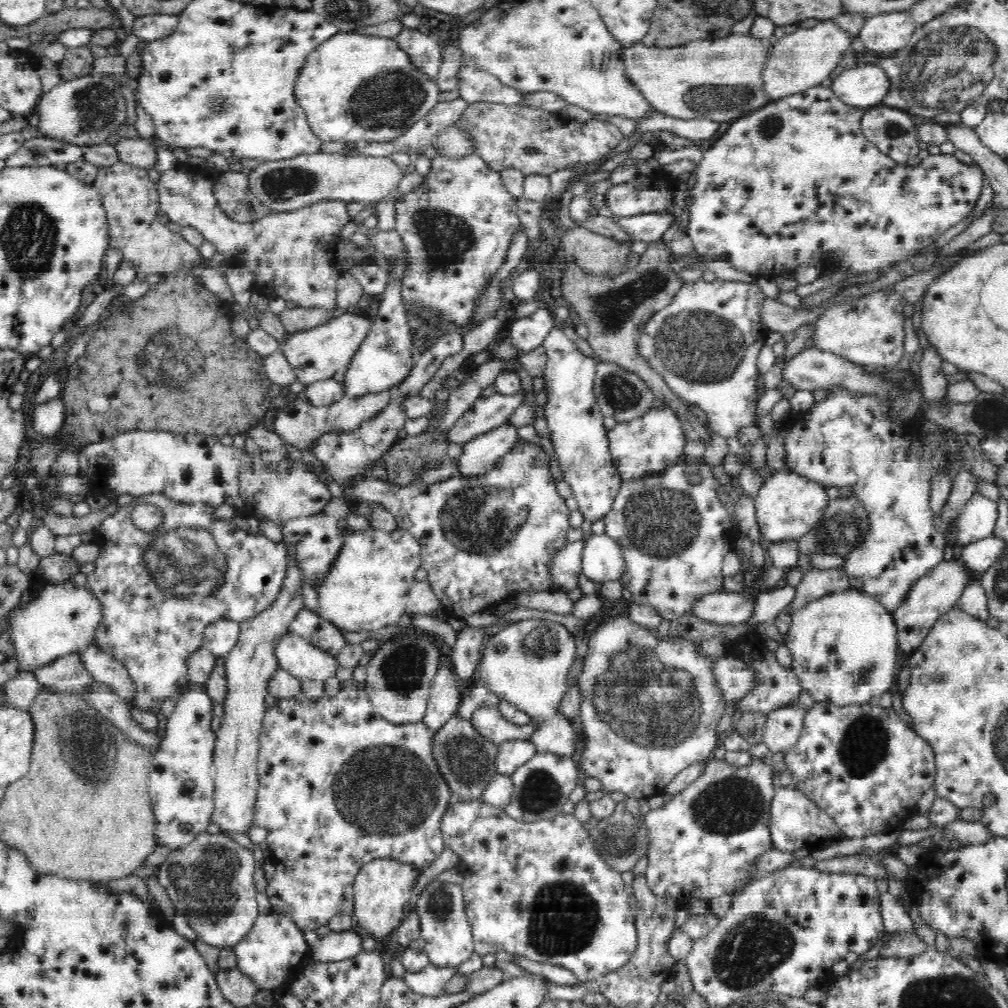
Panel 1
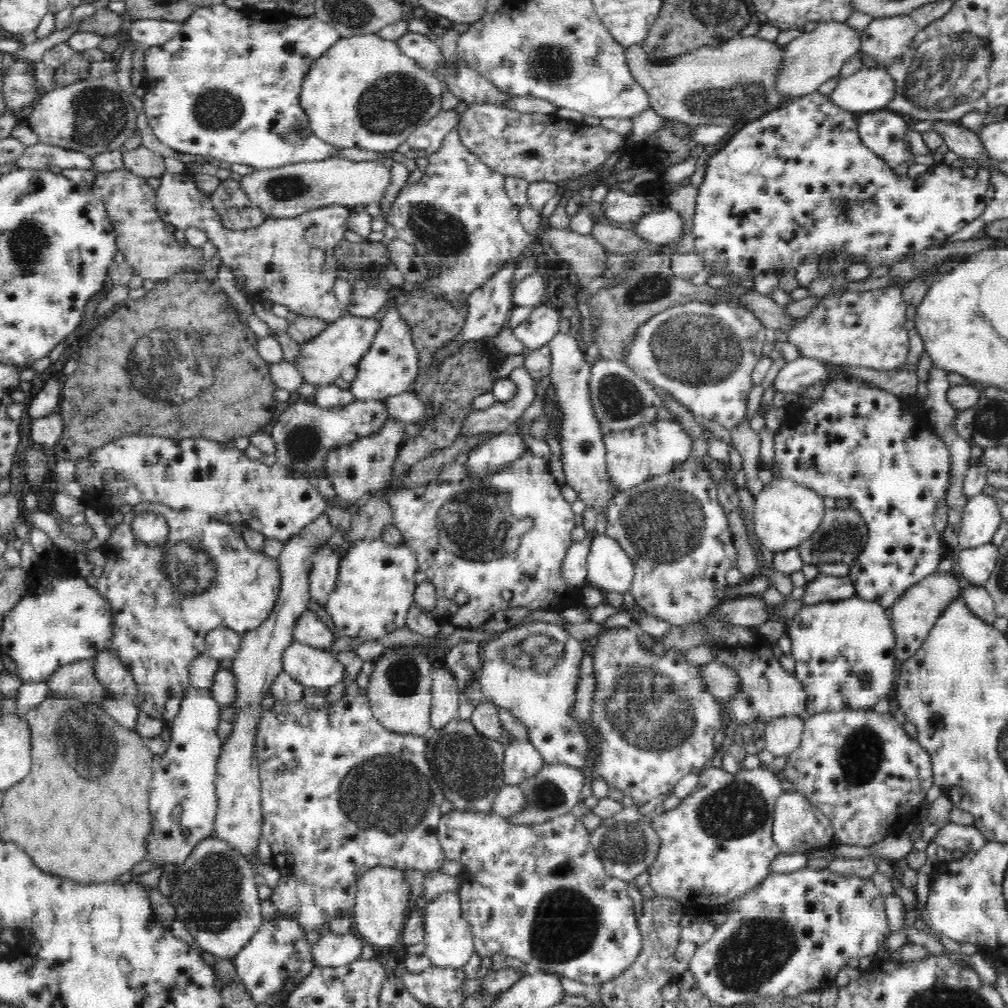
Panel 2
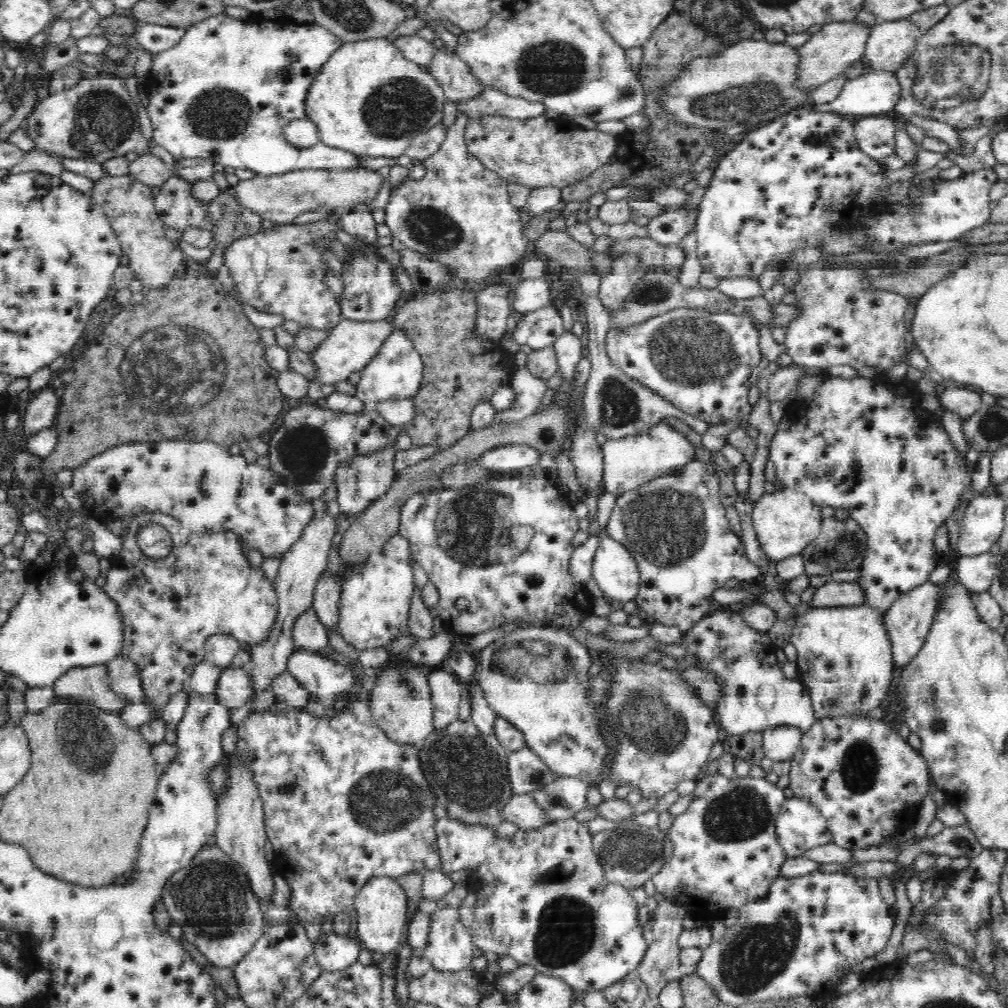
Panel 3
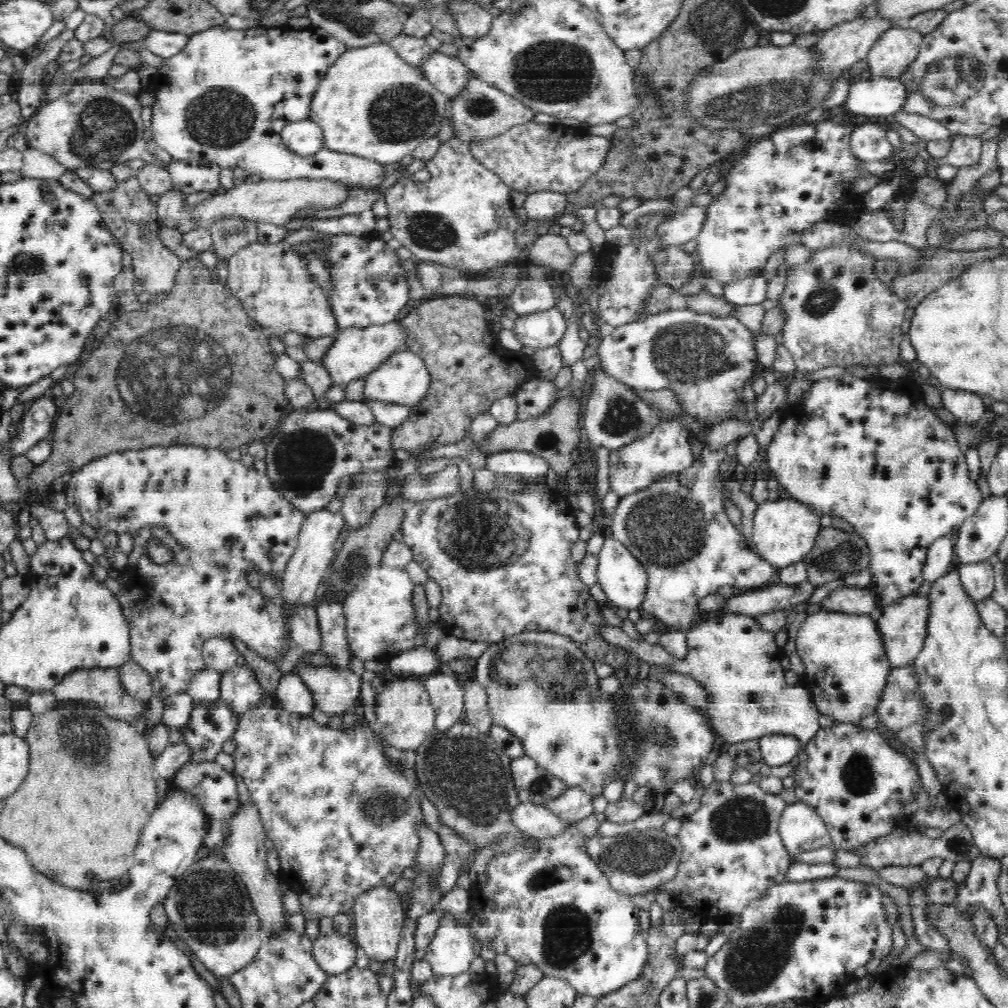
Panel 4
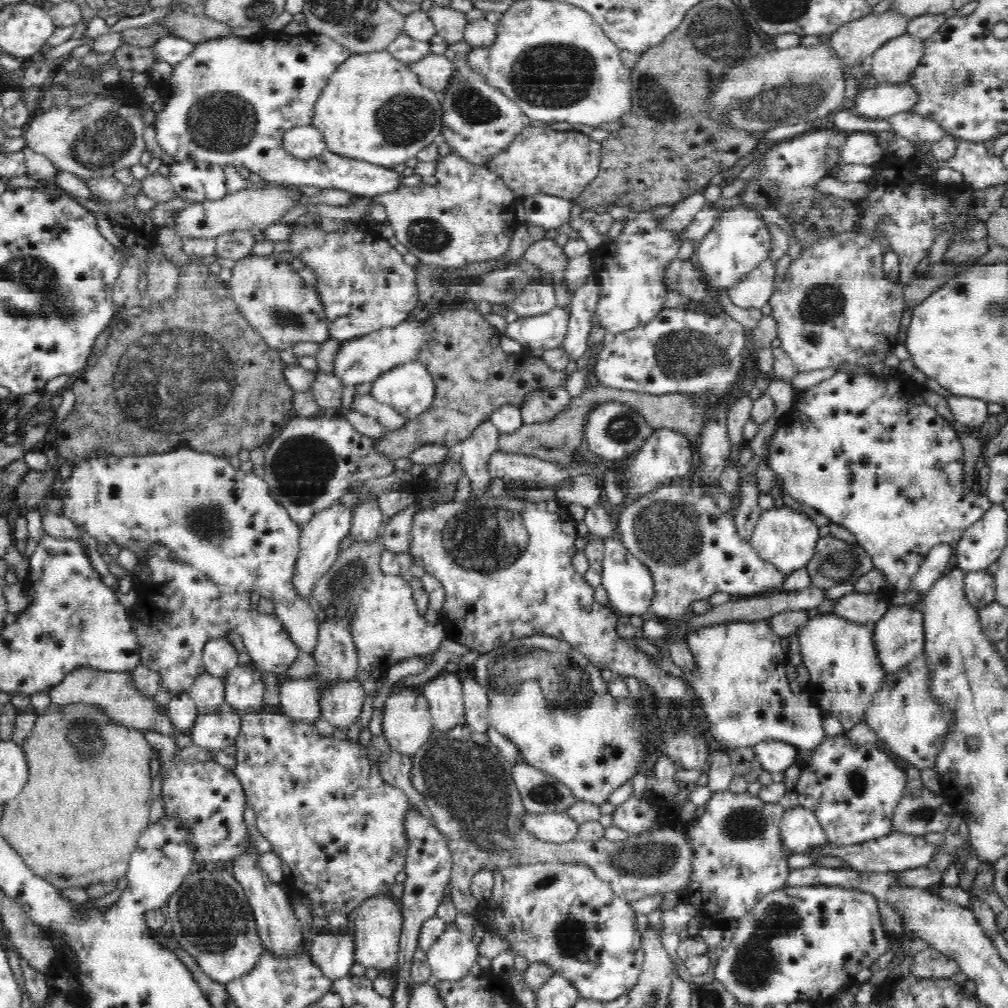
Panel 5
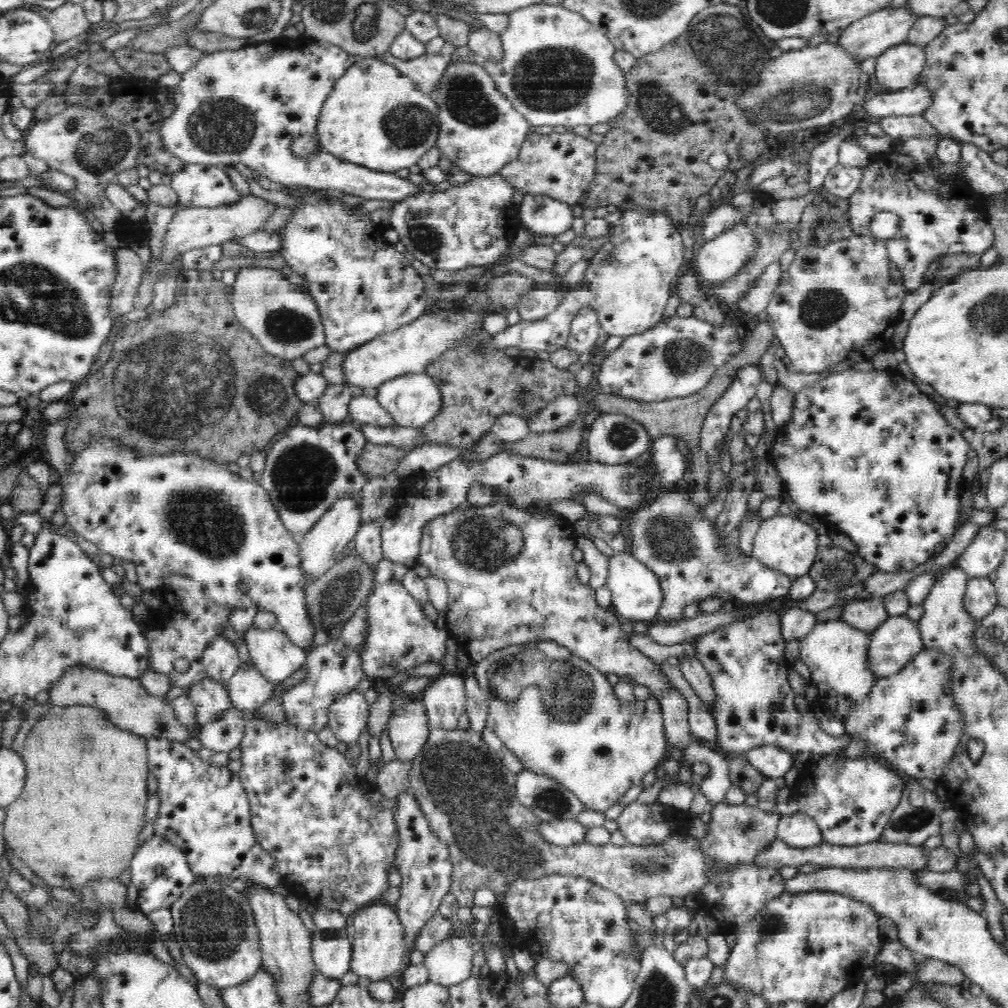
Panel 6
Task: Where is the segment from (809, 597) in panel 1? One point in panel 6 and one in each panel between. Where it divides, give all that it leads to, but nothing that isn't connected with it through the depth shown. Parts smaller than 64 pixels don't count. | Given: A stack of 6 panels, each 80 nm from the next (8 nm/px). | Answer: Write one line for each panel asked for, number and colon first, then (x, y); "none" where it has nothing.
2: (824, 588)
3: (832, 594)
4: (844, 599)
5: (855, 607)
6: (866, 615)

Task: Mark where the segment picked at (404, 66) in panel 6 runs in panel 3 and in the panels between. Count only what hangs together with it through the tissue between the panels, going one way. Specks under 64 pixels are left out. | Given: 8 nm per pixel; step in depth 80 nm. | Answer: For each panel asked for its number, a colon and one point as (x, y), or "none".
3: (452, 73)
4: (449, 75)
5: (433, 70)

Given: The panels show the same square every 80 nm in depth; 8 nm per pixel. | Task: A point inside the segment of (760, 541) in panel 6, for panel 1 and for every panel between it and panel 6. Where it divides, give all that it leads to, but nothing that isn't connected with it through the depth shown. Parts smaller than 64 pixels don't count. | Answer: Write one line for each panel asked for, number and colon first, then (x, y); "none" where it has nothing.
1: (787, 507)
2: (785, 514)
3: (785, 522)
4: (784, 531)
5: (786, 538)

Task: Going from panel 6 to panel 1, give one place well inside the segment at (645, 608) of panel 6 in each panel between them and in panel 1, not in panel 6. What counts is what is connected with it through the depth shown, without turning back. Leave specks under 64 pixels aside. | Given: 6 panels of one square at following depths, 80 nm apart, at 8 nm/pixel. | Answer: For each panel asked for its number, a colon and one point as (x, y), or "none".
1: (603, 558)
2: (608, 565)
3: (615, 570)
4: (624, 580)
5: (631, 591)

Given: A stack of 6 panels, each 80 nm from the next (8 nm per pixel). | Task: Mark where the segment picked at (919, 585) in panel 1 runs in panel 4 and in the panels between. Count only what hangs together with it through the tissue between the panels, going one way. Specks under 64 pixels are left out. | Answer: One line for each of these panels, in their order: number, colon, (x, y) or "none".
2: (912, 617)
3: (908, 621)
4: (903, 626)

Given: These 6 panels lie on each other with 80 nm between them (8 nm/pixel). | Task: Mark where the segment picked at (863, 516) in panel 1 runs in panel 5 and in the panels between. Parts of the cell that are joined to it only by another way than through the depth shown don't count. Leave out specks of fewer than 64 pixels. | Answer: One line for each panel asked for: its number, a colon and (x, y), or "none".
2: (842, 534)
3: (841, 544)
4: (836, 553)
5: (835, 561)

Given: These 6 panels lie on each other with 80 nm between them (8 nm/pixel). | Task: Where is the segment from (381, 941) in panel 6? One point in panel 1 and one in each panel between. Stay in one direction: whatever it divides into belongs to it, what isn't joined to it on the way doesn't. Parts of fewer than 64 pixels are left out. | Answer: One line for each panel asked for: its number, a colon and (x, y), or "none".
1: (382, 888)
2: (382, 894)
3: (379, 913)
4: (378, 918)
5: (377, 923)

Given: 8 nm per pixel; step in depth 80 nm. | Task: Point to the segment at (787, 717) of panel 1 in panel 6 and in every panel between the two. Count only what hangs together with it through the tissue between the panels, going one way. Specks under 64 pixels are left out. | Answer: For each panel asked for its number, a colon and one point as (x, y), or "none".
2: (783, 735)
3: (780, 743)
4: (776, 750)
5: (774, 756)
6: (770, 762)

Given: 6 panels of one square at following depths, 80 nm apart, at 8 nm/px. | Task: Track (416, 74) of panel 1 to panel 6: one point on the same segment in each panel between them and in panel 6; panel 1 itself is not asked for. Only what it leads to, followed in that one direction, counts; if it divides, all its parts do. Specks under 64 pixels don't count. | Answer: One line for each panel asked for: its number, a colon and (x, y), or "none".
2: (365, 92)
3: (371, 100)
4: (372, 104)
5: (377, 111)
6: (377, 118)

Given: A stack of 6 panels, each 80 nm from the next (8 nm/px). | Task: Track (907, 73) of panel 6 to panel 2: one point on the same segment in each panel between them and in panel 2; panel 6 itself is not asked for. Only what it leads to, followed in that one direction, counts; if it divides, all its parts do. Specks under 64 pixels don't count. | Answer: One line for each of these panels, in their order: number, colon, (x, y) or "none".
2: (885, 38)
3: (891, 42)
4: (889, 57)
5: (894, 63)

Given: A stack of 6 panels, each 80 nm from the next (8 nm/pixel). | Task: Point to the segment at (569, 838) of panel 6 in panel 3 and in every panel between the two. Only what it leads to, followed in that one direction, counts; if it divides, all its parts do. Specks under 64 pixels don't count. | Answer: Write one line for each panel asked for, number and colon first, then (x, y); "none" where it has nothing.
3: (521, 810)
4: (537, 821)
5: (552, 827)

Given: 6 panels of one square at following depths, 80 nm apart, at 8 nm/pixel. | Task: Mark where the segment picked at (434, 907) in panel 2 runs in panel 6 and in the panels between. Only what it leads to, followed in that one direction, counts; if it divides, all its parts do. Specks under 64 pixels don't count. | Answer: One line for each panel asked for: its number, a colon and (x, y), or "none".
3: (449, 947)
4: (451, 950)
5: (450, 958)
6: (449, 962)

